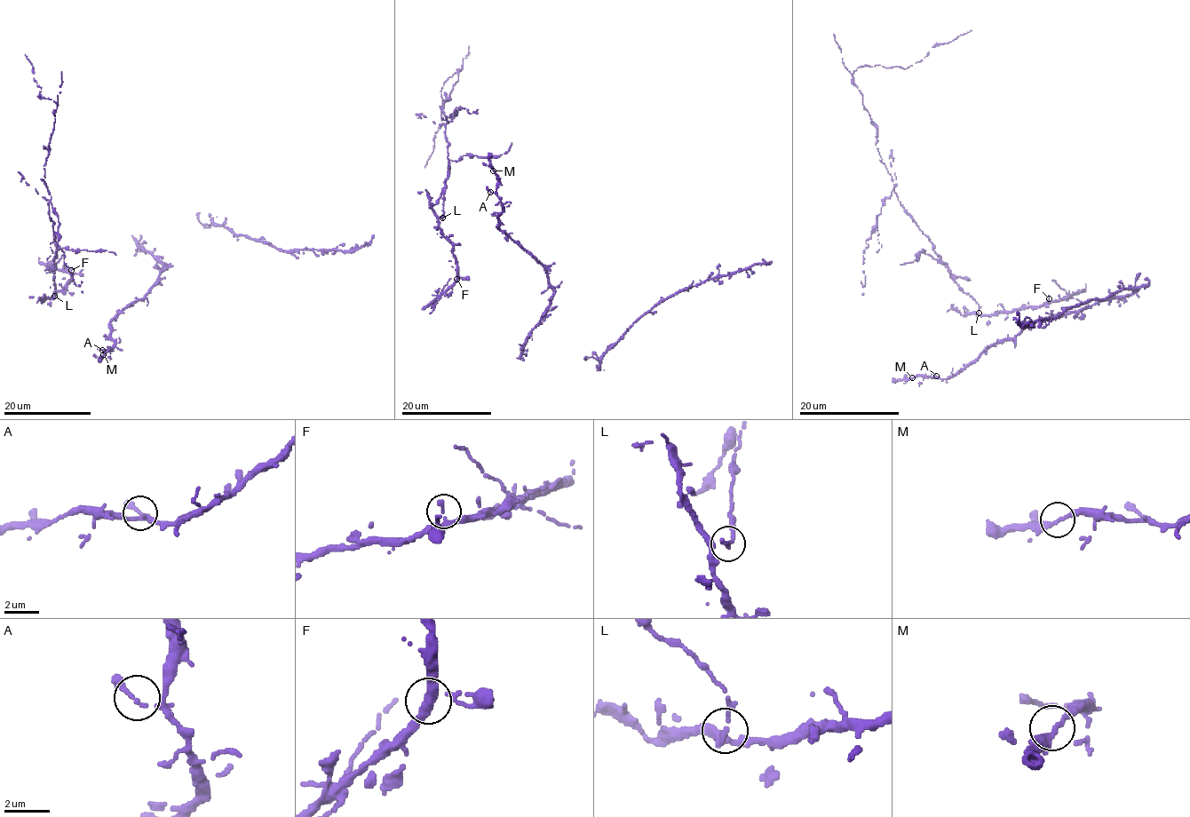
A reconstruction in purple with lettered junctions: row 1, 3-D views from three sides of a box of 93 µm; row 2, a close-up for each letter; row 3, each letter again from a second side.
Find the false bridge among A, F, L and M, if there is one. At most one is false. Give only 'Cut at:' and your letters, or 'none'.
Cut at: L

